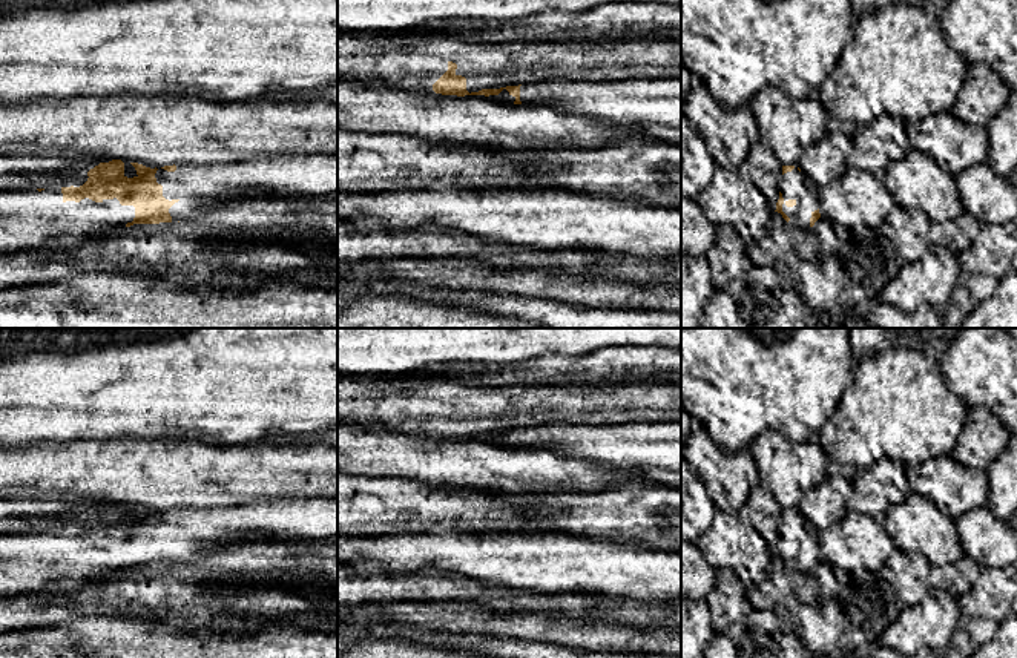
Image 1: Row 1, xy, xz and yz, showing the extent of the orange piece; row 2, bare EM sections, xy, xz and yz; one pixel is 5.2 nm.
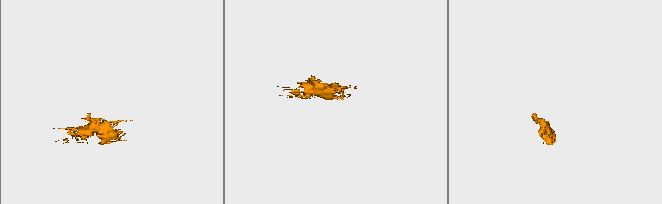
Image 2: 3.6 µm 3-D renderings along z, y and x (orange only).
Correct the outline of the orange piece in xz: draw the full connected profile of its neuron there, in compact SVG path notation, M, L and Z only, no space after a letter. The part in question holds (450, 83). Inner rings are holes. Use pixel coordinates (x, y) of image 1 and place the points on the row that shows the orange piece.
M448 61L448 71L433 84L433 90L442 95L494 95L499 101L514 104L548 106L564 114L594 118L601 123L634 126L649 138L681 144L681 78L635 78L620 81L571 81L541 80L528 84L506 86L500 89L466 90L466 78L456 74L457 64Z

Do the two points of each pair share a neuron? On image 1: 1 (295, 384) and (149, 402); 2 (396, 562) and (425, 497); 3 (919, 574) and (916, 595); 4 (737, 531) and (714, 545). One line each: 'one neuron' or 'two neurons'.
1: one neuron
2: two neurons
3: one neuron
4: one neuron

